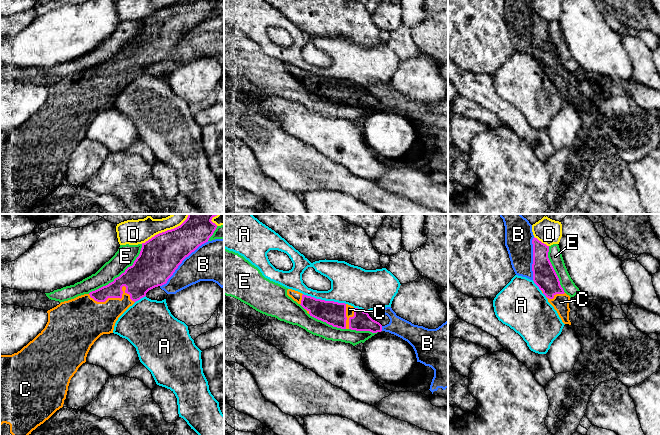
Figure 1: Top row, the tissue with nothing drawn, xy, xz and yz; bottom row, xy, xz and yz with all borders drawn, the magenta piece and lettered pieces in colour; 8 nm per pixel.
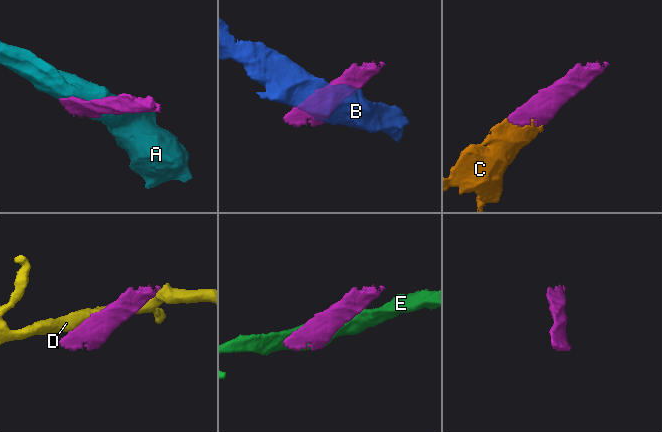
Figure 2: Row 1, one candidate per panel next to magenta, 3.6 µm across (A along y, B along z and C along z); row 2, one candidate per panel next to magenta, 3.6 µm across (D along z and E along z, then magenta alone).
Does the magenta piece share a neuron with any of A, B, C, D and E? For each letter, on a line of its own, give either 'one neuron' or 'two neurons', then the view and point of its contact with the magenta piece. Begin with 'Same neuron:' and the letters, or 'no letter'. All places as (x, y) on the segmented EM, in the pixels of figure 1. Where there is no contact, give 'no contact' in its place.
Same neuron: C
A: two neurons; meets magenta in xz at (324, 300)
B: two neurons; meets magenta in xy at (181, 262)
C: one neuron; meets magenta in xy at (113, 297)
D: two neurons; meets magenta in xy at (165, 231)
E: two neurons; meets magenta in xy at (121, 274)

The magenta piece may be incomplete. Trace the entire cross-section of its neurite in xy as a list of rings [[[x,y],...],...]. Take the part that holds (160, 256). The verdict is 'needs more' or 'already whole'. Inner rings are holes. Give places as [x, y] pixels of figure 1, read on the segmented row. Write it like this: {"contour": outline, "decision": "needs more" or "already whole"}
{"contour": [[[188,214],[178,227],[159,233],[142,243],[139,256],[133,265],[113,282],[89,294],[61,302],[47,311],[45,328],[20,351],[12,355],[0,355],[0,435],[29,435],[63,407],[71,378],[86,362],[87,354],[94,342],[103,334],[113,333],[118,318],[146,293],[167,283],[182,261],[199,246],[208,242],[217,225],[211,220],[218,214]]], "decision": "needs more"}

